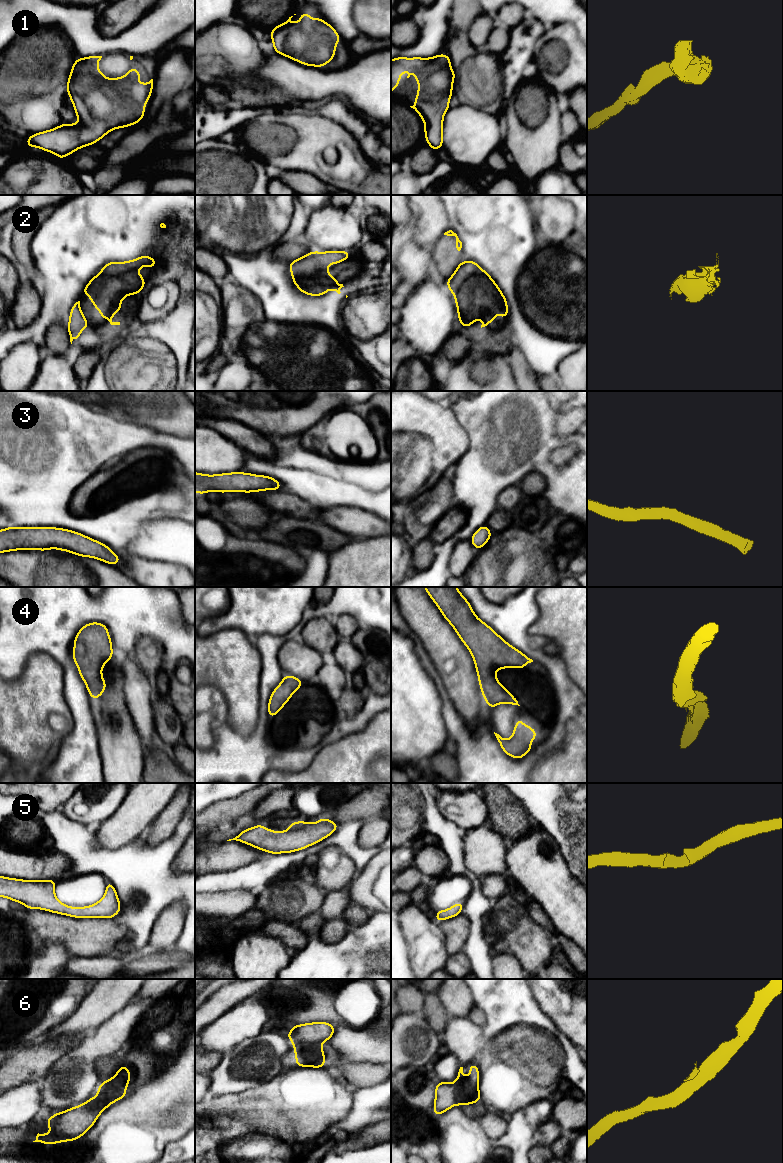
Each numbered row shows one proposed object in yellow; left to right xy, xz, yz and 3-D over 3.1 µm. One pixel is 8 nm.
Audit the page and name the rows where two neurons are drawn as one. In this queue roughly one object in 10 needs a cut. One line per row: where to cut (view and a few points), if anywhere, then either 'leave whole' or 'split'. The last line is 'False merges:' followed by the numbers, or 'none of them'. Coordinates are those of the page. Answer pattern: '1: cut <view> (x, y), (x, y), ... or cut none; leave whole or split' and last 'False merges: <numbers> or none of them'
1: cut none; leave whole
2: cut none; leave whole
3: cut none; leave whole
4: cut none; leave whole
5: cut none; leave whole
6: cut xz (321, 1041), (292, 1043); split
False merges: 6

